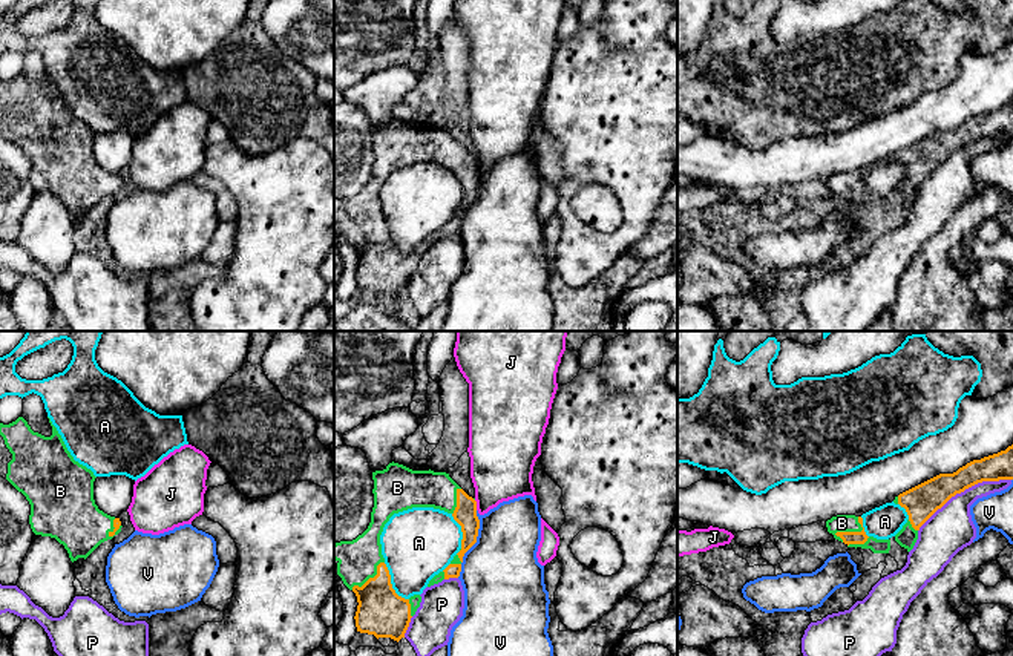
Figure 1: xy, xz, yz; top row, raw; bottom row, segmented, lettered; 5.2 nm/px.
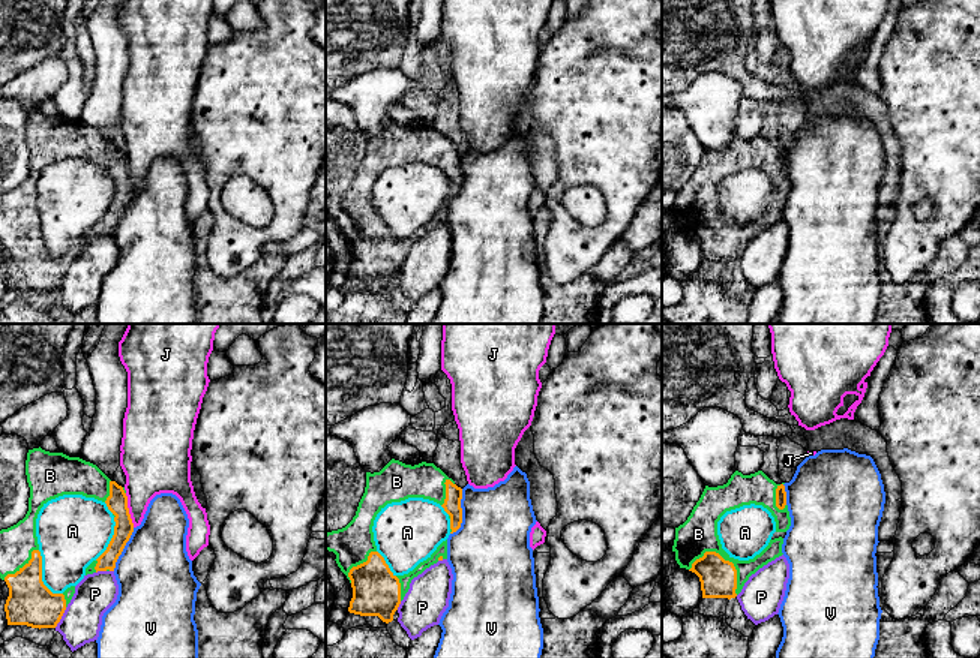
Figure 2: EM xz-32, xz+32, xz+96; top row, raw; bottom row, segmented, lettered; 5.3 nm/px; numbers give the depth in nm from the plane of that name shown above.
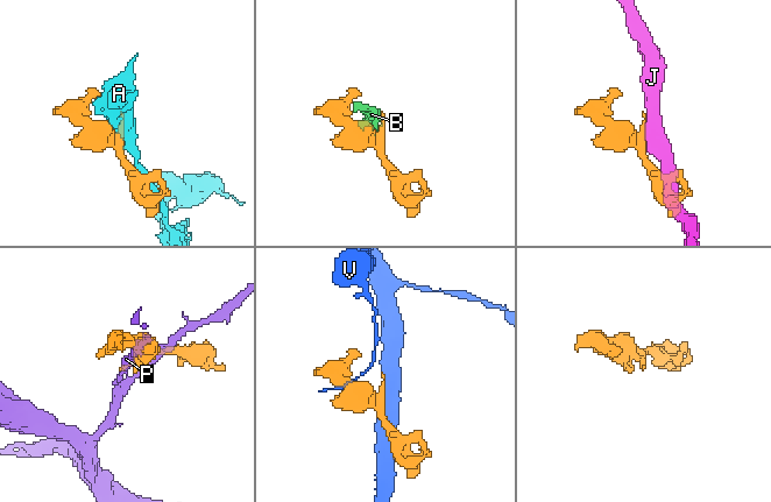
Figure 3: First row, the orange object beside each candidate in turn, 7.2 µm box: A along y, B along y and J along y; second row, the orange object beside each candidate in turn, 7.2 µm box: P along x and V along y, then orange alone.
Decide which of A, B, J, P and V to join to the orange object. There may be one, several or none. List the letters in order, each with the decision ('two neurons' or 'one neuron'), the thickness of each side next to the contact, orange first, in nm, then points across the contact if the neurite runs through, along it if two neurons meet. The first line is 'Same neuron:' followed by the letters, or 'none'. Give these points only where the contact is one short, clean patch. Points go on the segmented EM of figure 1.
Same neuron: B
A: two neurons | 260/380 nm
B: one neuron | 70/100 nm
J: two neurons | 120/340 nm
P: two neurons | 180/240 nm
V: two neurons | 120/420 nm

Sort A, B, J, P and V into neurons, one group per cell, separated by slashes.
A / B / J / P / V

